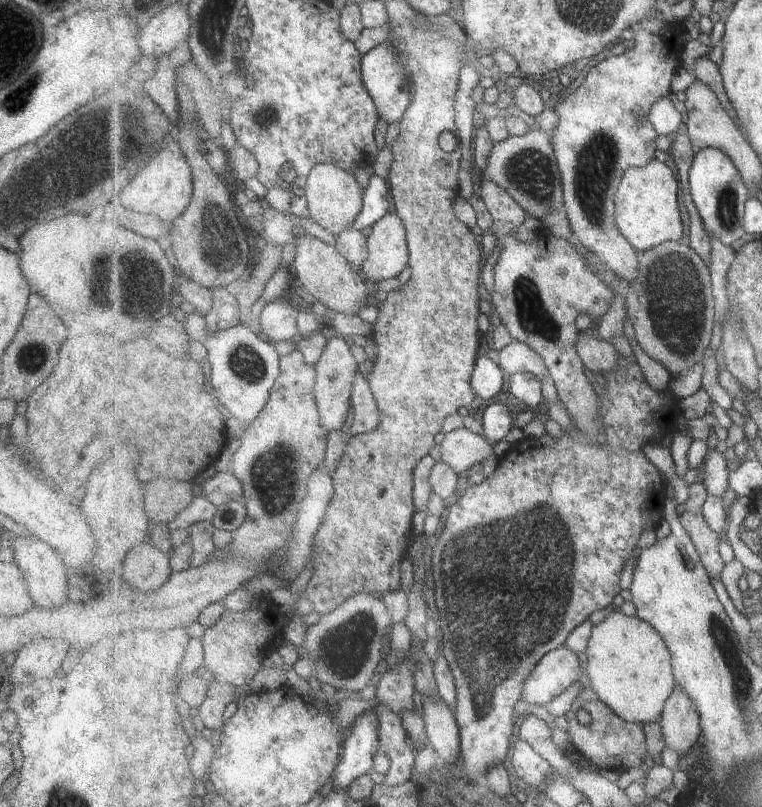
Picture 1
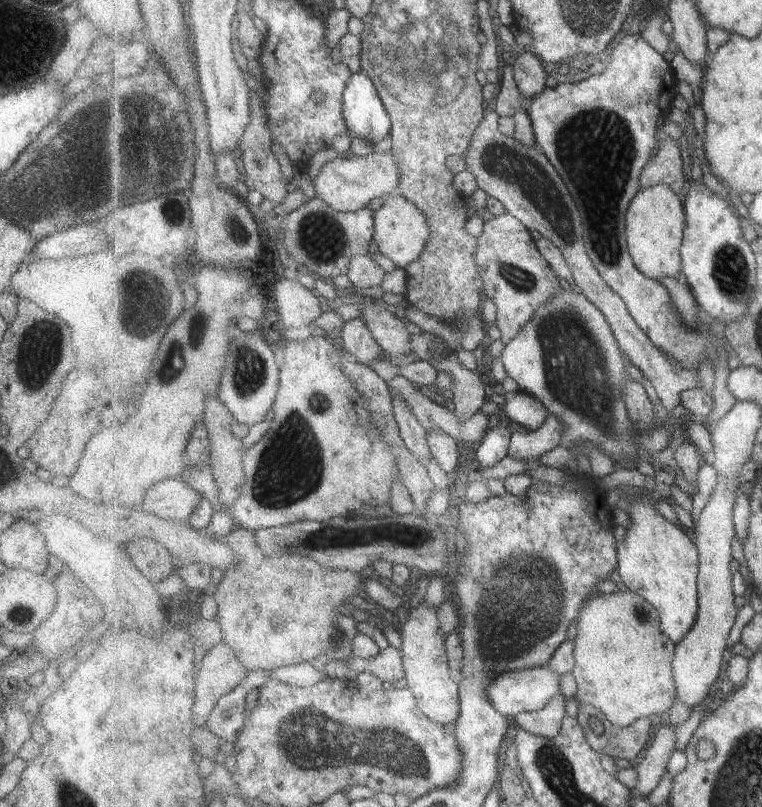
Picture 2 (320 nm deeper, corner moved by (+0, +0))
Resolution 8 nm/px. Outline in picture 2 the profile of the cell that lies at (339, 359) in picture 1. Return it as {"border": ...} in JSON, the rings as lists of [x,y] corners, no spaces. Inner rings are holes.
{"border":[[[363,318],[345,322],[342,333],[344,348],[359,362],[375,362],[386,358],[382,346],[377,342],[371,329]]]}

